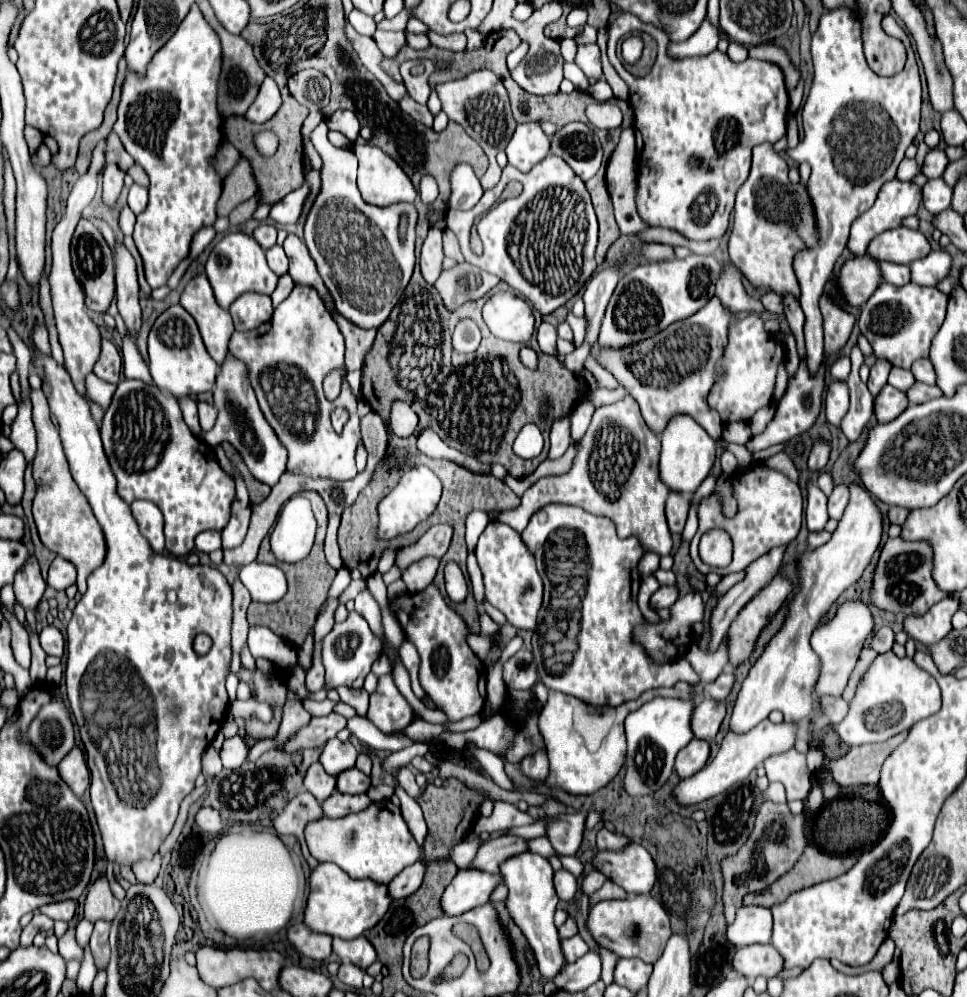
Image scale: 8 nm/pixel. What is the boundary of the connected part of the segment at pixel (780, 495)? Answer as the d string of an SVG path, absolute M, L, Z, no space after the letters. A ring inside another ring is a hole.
M753 462L751 466L747 466L743 470L737 470L731 478L731 494L739 504L739 510L737 510L735 518L725 518L725 514L721 510L723 508L721 498L717 494L709 494L709 496L701 498L701 502L697 506L699 530L697 530L695 538L691 540L691 560L697 566L697 570L703 572L703 574L717 572L719 576L725 576L725 574L731 574L731 572L741 572L741 570L747 568L747 564L751 564L753 560L757 560L759 556L769 552L771 546L789 544L801 528L803 500L801 500L799 486L795 482L791 482L783 472L779 472L775 468L769 468L763 462ZM713 528L727 530L731 534L731 540L735 540L733 562L727 568L713 568L699 558L699 552L697 552L699 538Z

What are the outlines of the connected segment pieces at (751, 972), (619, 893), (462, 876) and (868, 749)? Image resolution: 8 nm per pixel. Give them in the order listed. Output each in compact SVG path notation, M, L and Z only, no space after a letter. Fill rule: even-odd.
M771 944L743 946L735 950L733 956L733 968L749 980L755 980L757 976L779 976L783 972L783 964L783 956Z
M607 880L597 892L593 892L589 896L589 910L593 904L599 904L601 900L613 900L613 898L627 898L627 892L623 888L619 888L615 882Z
M463 868L445 888L441 904L447 916L459 916L489 902L493 890L503 882L501 874L489 874L477 868Z
M901 732L891 740L879 742L879 744L853 746L839 760L825 760L825 768L831 770L835 782L839 782L841 786L879 784L883 762L905 738L907 738L907 732Z

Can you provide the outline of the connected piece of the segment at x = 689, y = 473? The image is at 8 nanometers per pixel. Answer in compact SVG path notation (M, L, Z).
M675 416L671 424L661 434L661 480L671 492L691 496L701 482L709 476L713 462L717 458L717 442L689 416Z

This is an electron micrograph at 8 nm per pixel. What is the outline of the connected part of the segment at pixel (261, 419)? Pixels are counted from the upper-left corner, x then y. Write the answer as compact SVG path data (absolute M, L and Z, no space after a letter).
M223 362L221 372L217 376L217 384L215 384L215 406L219 410L215 428L203 436L199 436L201 440L205 440L209 446L215 446L219 442L231 442L237 452L243 456L247 468L251 470L251 474L265 482L265 484L277 484L277 480L281 478L281 474L287 468L287 448L281 444L281 440L275 436L275 430L267 424L255 392L249 384L247 378L247 368L241 362Z

